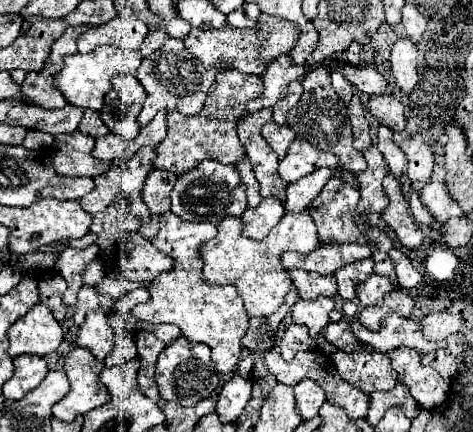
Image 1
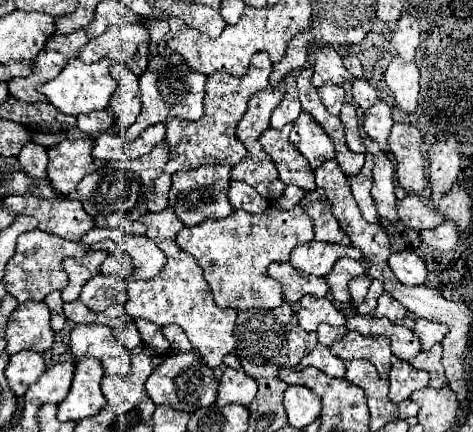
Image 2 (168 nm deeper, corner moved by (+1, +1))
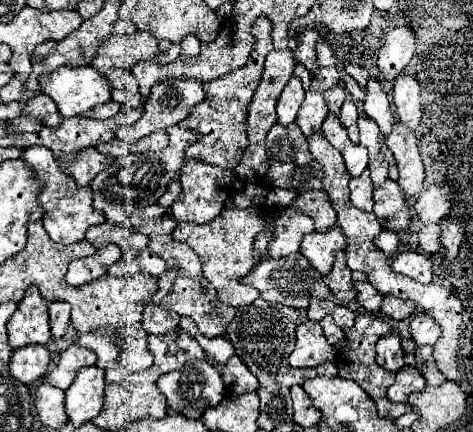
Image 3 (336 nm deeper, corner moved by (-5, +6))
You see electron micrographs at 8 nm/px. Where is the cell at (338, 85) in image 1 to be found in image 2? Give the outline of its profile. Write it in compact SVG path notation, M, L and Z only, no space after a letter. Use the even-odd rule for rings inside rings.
M327 83L325 87L319 89L319 97L323 101L323 105L327 107L327 111L331 115L339 115L343 103L345 103L345 91L339 87L339 85L333 85L333 83Z

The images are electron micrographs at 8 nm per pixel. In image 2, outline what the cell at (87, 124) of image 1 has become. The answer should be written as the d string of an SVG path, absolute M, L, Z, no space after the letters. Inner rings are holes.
M107 107L103 111L95 111L95 113L85 113L77 117L77 127L85 133L101 133L107 131L115 121L113 111Z

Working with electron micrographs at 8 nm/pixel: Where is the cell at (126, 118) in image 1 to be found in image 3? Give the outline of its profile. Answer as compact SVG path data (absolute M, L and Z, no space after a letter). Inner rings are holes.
M107 70L105 76L113 84L113 100L131 106L131 108L141 108L143 106L143 96L139 92L139 84L135 82L135 76L131 70Z

